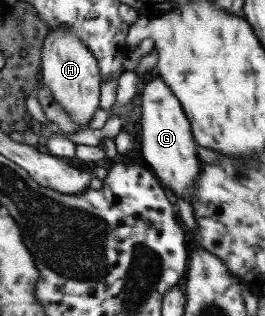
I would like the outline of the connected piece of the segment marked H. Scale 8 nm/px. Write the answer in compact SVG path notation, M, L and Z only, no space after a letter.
M67 26L50 32L41 49L41 81L49 88L54 99L68 112L74 123L82 129L89 129L99 109L103 75L95 54L75 37Z

